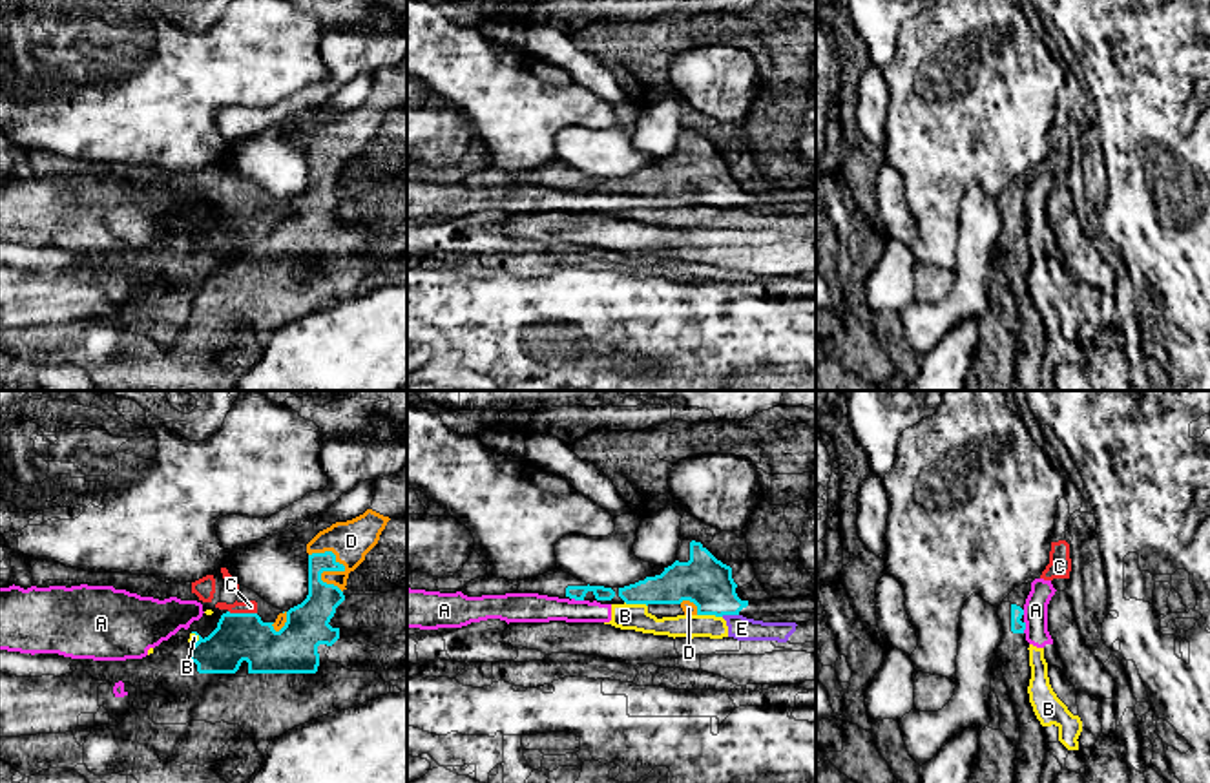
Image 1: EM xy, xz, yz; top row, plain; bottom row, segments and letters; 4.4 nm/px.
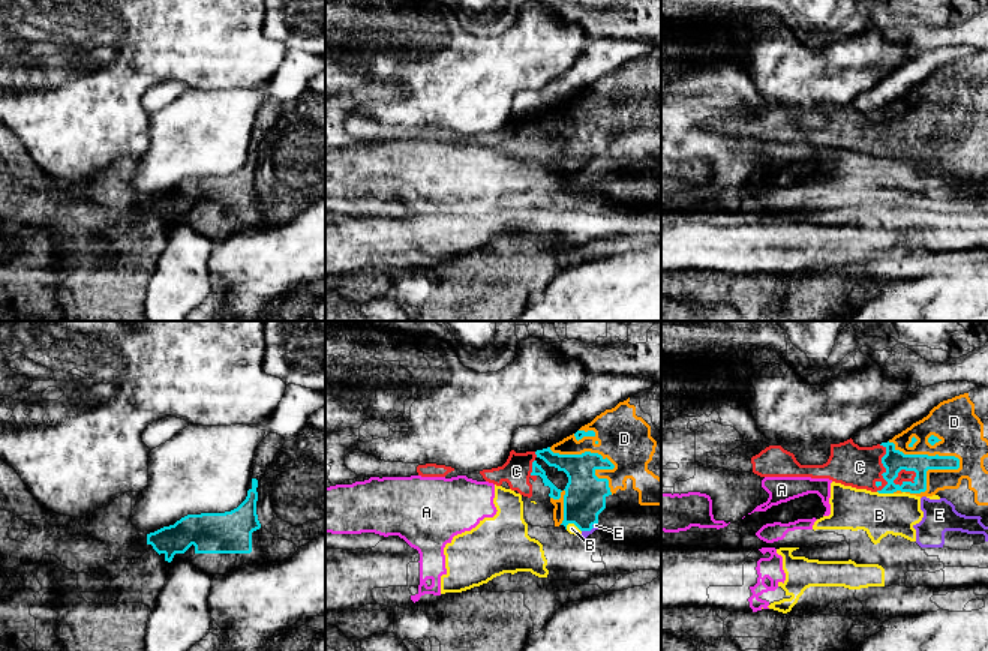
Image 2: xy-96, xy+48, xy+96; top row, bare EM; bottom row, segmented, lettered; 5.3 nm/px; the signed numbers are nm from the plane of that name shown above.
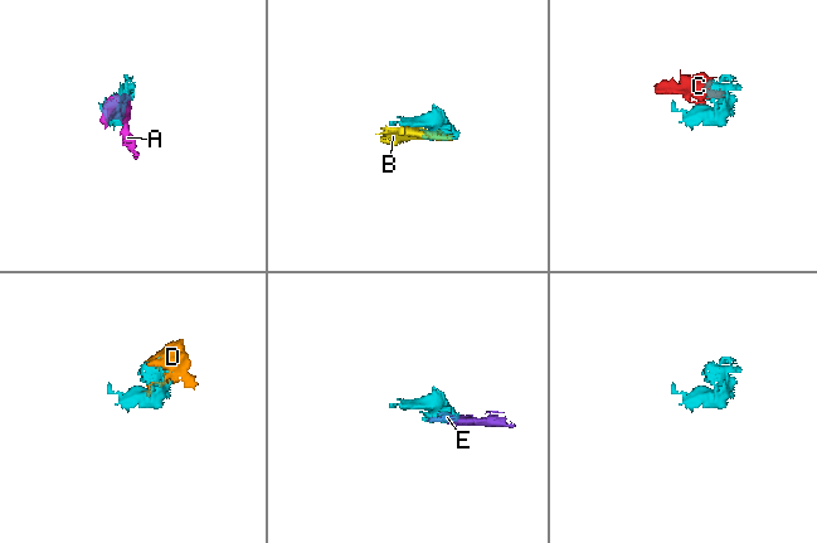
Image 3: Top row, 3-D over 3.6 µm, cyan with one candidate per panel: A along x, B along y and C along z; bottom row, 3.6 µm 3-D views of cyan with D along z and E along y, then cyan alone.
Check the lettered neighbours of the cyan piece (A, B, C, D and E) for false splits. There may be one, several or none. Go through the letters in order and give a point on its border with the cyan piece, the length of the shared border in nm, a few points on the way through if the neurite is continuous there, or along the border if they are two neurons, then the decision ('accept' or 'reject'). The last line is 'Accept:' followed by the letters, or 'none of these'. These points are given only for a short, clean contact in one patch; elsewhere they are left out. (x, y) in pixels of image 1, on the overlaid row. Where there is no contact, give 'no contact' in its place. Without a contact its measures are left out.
A: contact xz (577, 599); length 60 nm; border xz (572, 597), (583, 601); reject
B: contact xz (710, 614); length 110 nm; reject
C: contact xy (243, 614); length 130 nm; accept
D: contact xy (338, 570); length 220 nm; accept
E: contact xz (729, 614); length 80 nm; border xz (738, 614), (721, 615); reject
Accept: C, D

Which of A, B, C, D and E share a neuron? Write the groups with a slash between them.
A E / B / C D

